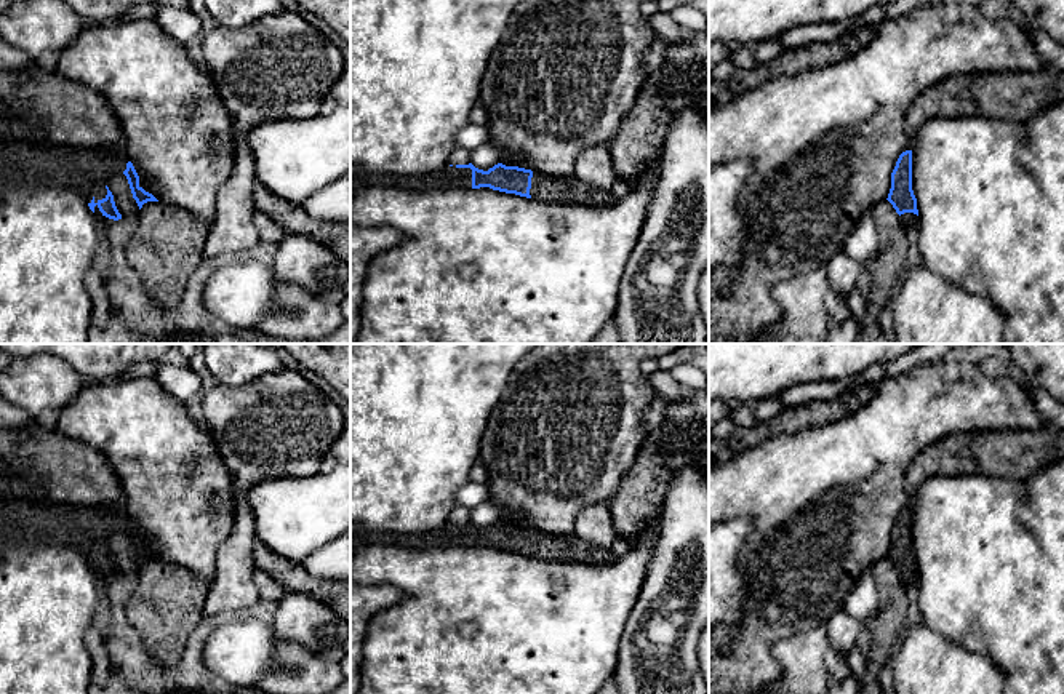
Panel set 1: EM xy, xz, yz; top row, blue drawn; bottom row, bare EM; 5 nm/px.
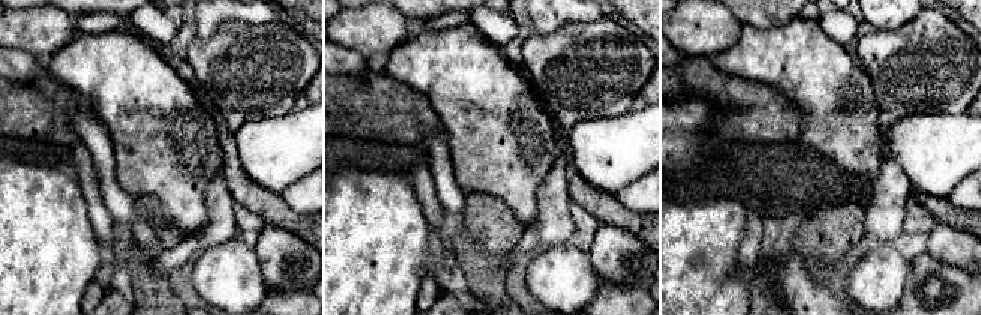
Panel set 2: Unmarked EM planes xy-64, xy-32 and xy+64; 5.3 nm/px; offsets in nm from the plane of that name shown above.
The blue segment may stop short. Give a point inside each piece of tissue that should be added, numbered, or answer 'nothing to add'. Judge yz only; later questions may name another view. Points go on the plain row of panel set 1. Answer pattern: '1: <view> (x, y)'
1: yz (908, 578)

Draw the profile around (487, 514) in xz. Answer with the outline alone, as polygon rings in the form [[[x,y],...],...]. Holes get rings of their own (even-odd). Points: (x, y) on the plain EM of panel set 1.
[[[491,499],[478,504],[470,510],[470,521],[478,528],[488,529],[501,521],[501,505]]]

